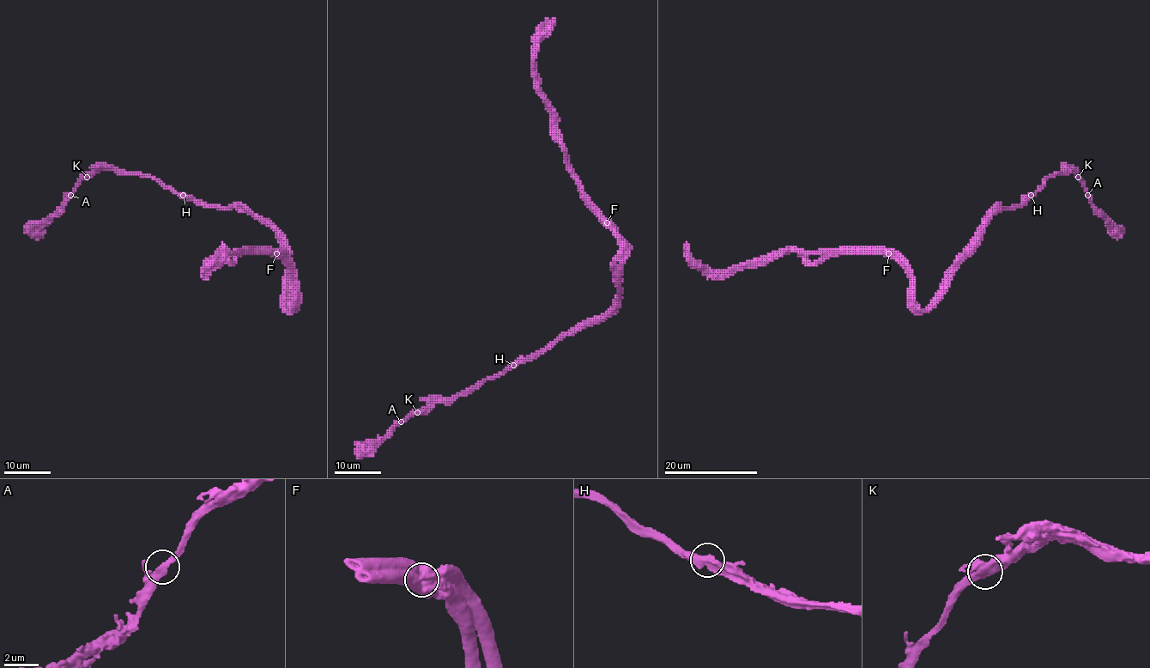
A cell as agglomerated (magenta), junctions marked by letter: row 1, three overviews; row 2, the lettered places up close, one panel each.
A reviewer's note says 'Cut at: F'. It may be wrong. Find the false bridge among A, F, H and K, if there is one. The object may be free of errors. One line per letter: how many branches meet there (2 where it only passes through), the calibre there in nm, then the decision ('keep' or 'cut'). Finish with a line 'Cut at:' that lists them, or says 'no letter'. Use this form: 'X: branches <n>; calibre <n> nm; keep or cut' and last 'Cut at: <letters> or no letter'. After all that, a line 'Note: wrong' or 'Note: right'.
A: branches 2; calibre 280 nm; keep
F: branches 2; calibre 950 nm; cut
H: branches 2; calibre 600 nm; keep
K: branches 3; calibre 480 nm; keep
Cut at: F
Note: right

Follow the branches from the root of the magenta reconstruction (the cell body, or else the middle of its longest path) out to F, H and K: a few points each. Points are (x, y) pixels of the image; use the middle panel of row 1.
F: (617, 293), (617, 273), (627, 252), (620, 236), (607, 222)
H: (617, 293), (617, 303), (604, 316), (568, 334), (560, 334), (546, 347), (513, 365)
K: (617, 293), (617, 303), (601, 318), (568, 334), (560, 334), (546, 347), (511, 363), (497, 375), (417, 412)

